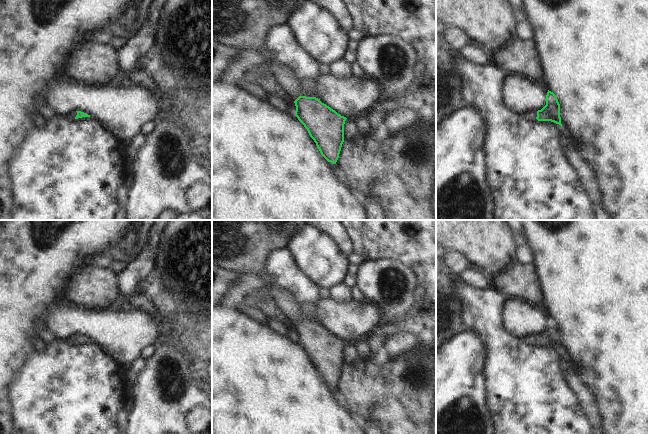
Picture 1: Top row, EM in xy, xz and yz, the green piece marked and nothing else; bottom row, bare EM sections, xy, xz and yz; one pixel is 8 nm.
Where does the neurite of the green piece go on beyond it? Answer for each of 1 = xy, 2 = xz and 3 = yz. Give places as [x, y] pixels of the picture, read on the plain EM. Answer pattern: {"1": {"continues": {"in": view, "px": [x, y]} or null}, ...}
{"1": {"continues": {"in": "xy", "px": [71, 339]}}, "2": {"continues": {"in": "xz", "px": [286, 302]}}, "3": {"continues": {"in": "yz", "px": [533, 338]}}}

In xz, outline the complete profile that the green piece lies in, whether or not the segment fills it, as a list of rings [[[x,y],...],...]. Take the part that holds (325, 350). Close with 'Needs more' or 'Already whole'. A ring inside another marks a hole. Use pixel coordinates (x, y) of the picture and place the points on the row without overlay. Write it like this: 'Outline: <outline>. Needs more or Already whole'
Outline: [[[271,281],[268,286],[281,312],[294,325],[295,340],[307,353],[321,379],[328,386],[336,388],[344,366],[344,348],[347,342],[316,321],[303,320],[293,296],[288,291],[277,288]]]. Needs more.

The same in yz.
Outline: [[[549,314],[546,319],[546,329],[541,334],[522,337],[521,339],[532,343],[537,343],[538,345],[551,345],[562,350],[560,328],[556,319]]]. Needs more.

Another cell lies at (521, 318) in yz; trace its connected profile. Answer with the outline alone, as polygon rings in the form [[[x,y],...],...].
[[[507,298],[504,303],[505,329],[517,338],[541,334],[546,329],[547,316],[544,306],[520,298]]]

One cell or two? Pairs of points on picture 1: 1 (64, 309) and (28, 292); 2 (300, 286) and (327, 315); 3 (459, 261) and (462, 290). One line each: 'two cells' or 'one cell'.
1: two cells
2: two cells
3: two cells

